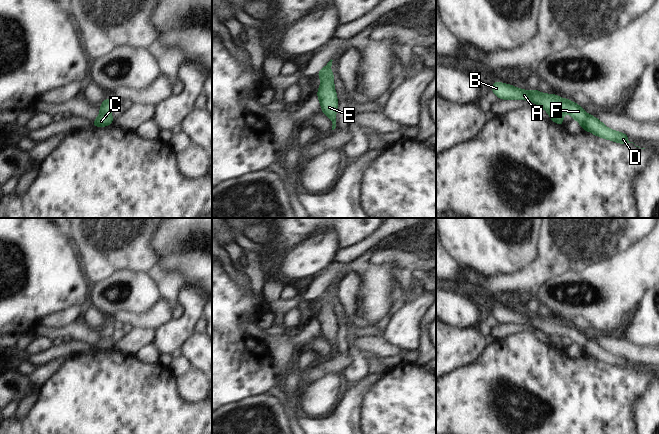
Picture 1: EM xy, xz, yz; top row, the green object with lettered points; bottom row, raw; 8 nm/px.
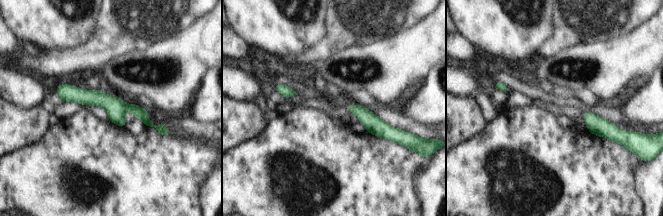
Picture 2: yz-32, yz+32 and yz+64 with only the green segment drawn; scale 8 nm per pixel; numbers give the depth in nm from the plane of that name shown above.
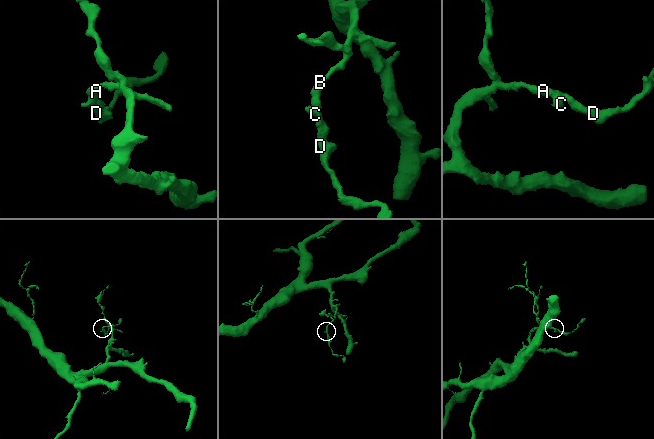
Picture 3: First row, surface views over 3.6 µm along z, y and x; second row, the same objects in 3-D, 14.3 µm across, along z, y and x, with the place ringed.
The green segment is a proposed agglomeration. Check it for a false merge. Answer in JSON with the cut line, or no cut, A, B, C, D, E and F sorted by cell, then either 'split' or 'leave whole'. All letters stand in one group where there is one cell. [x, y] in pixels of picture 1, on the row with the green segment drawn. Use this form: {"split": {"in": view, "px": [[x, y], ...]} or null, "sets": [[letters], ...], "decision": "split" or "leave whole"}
{"split": null, "sets": [["A", "B", "C", "D", "E", "F"]], "decision": "leave whole"}

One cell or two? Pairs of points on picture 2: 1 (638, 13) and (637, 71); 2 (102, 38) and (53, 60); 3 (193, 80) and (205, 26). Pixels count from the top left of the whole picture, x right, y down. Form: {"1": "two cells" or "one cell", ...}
{"1": "two cells", "2": "one cell", "3": "one cell"}

